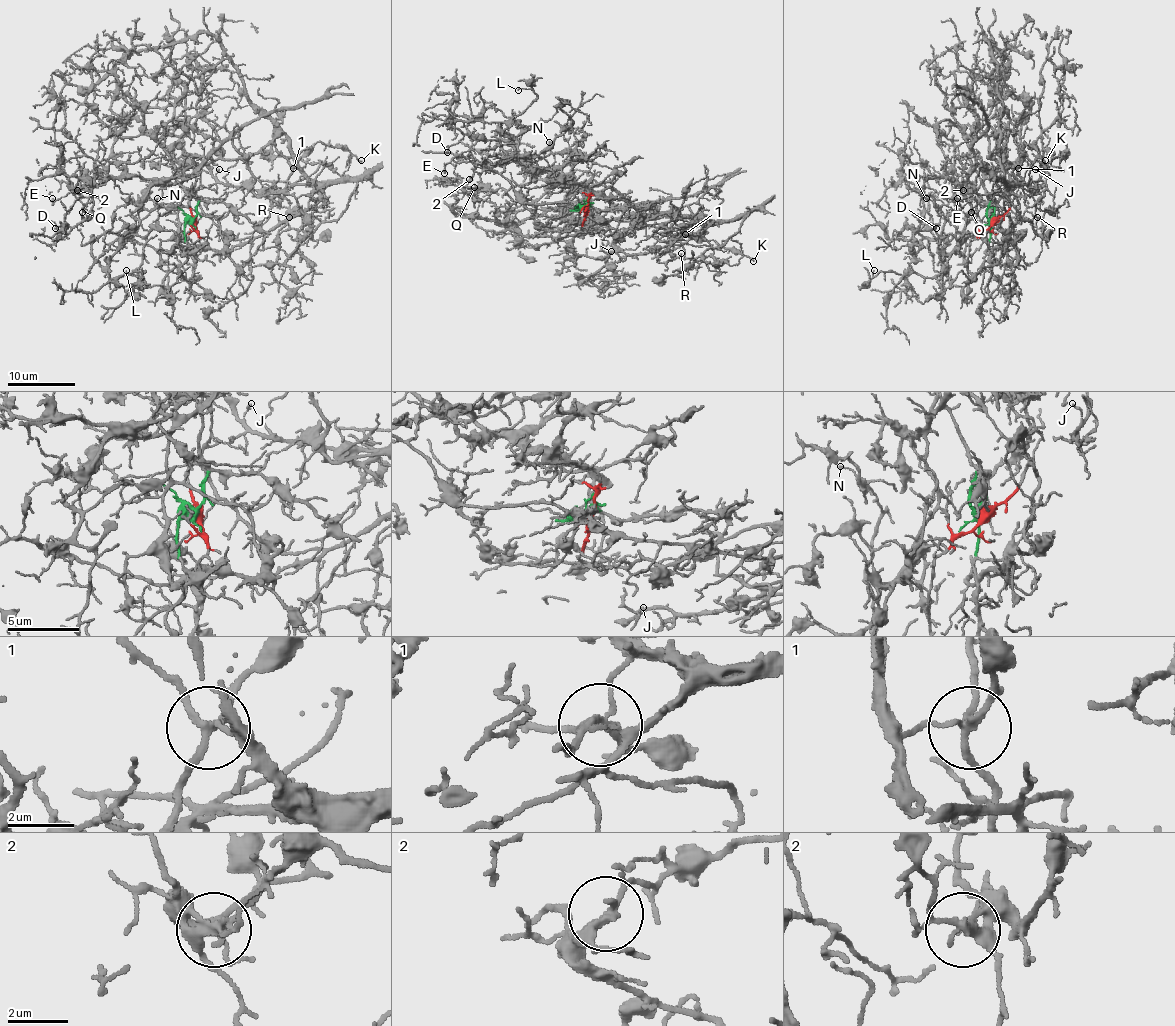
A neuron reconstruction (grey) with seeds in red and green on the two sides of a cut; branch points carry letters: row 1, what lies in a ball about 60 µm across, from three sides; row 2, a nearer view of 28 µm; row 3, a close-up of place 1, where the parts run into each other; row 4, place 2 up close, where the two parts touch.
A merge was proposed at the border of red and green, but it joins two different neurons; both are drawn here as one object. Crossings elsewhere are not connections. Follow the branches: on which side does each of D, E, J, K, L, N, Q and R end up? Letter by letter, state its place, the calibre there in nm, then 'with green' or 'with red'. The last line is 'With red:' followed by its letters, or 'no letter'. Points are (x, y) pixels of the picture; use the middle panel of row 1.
D: place (447, 152); calibre 100 nm; with green
E: place (444, 173); calibre 100 nm; with green
J: place (611, 251); calibre 130 nm; with red
K: place (753, 261); calibre 160 nm; with green
L: place (518, 90); calibre 140 nm; with green
N: place (549, 142); calibre 100 nm; with green
Q: place (474, 187); calibre 150 nm; with green
R: place (681, 253); calibre 110 nm; with red
With red: J, R

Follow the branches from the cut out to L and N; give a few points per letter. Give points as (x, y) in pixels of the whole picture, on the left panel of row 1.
L: (192, 221), (196, 173), (155, 183), (132, 215), (137, 228), (108, 262), (108, 278), (144, 272), (125, 270)
N: (192, 221), (197, 213), (194, 171), (177, 183), (154, 184), (134, 216), (142, 220), (157, 206), (157, 198)

